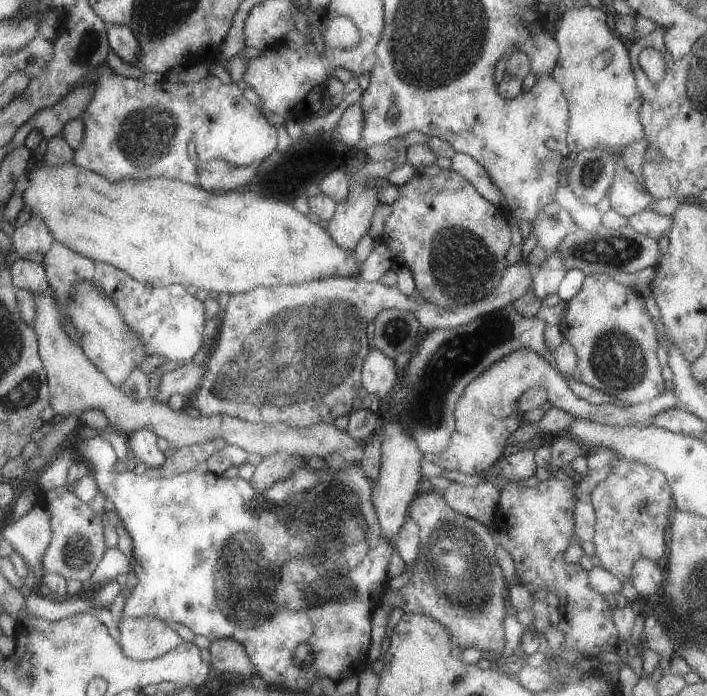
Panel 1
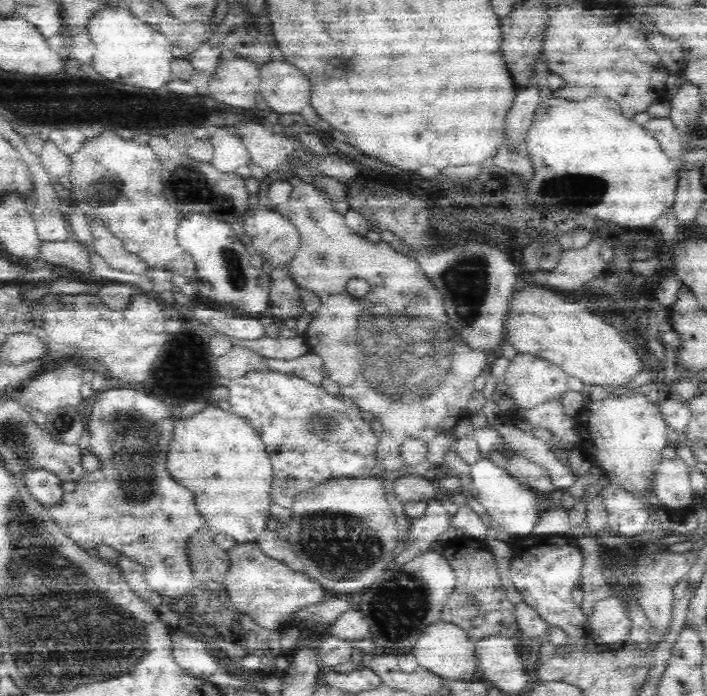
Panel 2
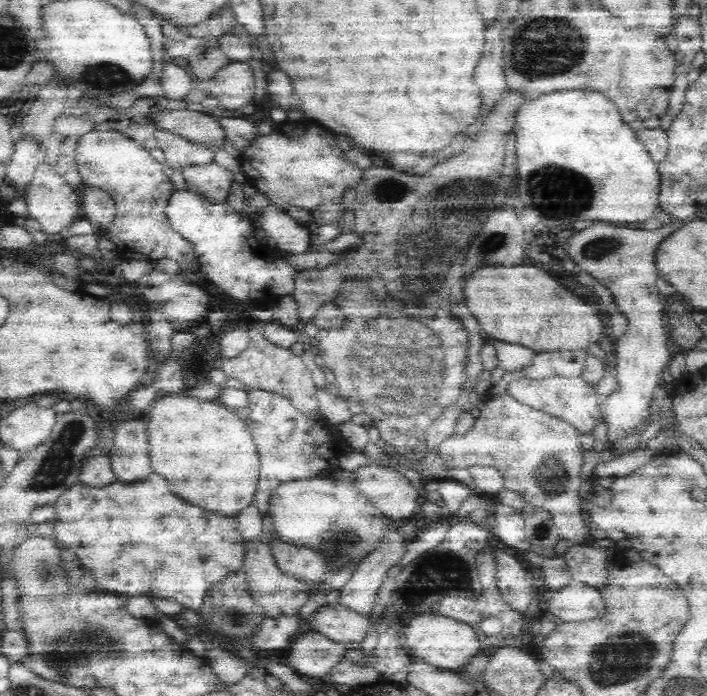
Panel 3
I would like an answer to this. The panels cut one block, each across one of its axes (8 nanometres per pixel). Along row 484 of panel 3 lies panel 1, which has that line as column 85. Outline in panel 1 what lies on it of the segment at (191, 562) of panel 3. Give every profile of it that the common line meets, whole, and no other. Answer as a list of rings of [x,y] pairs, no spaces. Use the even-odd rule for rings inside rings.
[[[103,65],[90,70],[81,84],[96,85],[96,91],[90,105],[87,105],[85,114],[81,116],[85,123],[85,134],[81,146],[74,149],[73,162],[78,167],[89,168],[97,174],[103,174],[105,178],[111,178],[111,182],[121,182],[127,178],[147,180],[159,176],[191,182],[187,157],[187,144],[191,142],[191,138],[201,162],[217,158],[244,167],[263,162],[267,156],[275,154],[277,127],[259,107],[247,100],[242,84],[225,84],[213,75],[193,83],[173,82],[165,78],[158,83],[147,84],[141,79],[105,70]]]

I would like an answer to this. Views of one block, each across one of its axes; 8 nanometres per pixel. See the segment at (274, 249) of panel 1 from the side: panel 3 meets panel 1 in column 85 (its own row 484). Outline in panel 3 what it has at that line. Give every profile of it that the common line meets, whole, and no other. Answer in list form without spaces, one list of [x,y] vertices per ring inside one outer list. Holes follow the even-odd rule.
[[[184,393],[158,396],[146,412],[148,458],[154,473],[168,481],[174,494],[192,506],[212,510],[228,517],[253,504],[259,474],[259,458],[250,429],[234,411],[220,402],[200,401]]]

